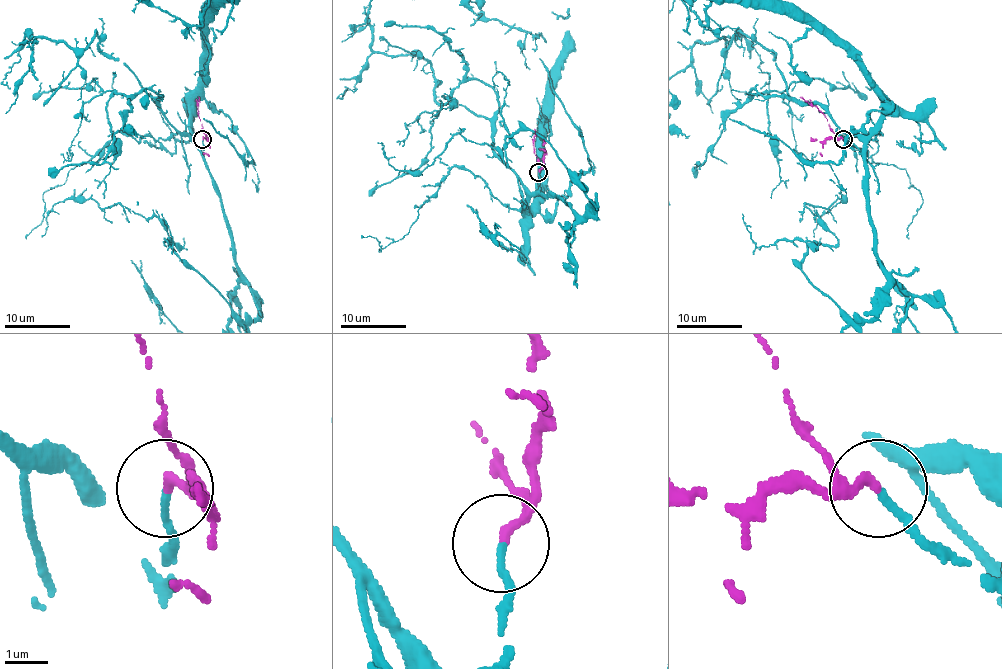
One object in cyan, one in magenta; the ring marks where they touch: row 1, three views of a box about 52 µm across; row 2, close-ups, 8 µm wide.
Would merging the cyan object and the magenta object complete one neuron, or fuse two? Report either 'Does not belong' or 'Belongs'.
Belongs

